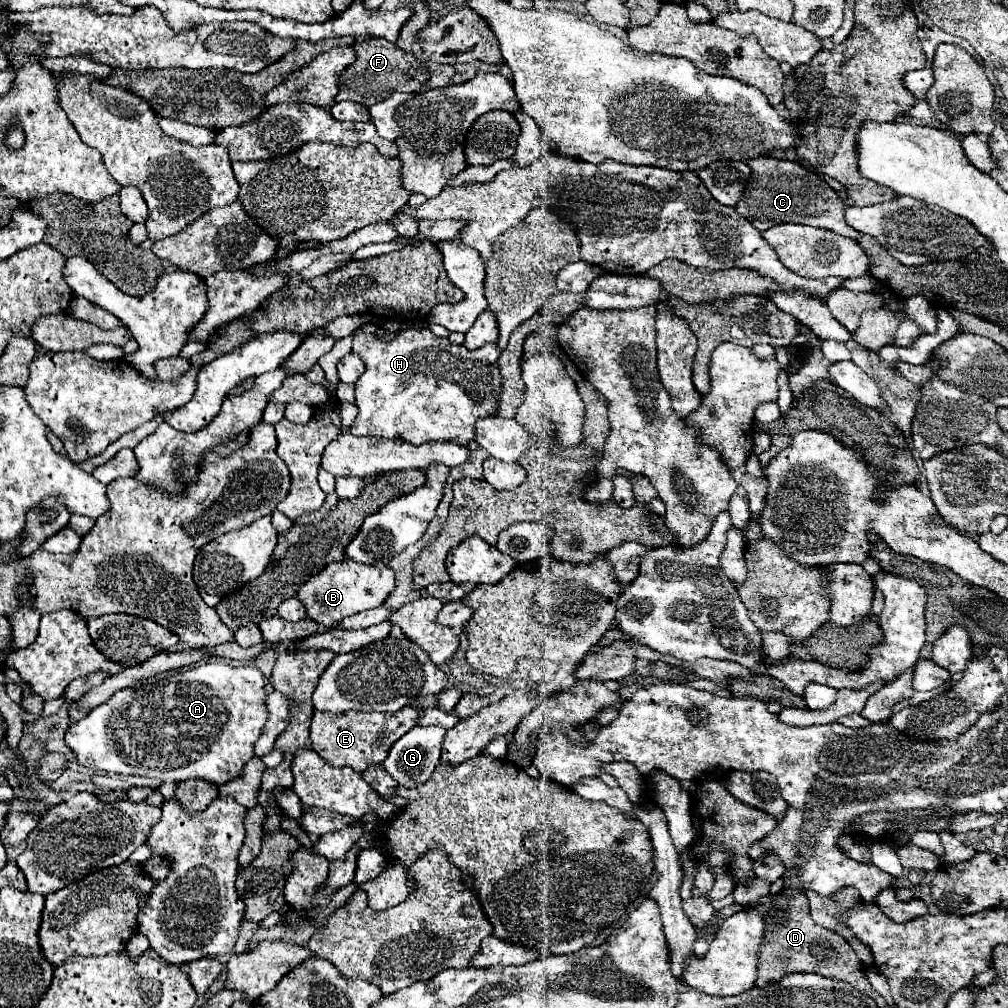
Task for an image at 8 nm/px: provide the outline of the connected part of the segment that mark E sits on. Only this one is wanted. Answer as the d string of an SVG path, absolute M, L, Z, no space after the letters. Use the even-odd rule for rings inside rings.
M404 705L404 709L398 709L396 713L324 713L324 711L314 711L312 725L310 725L310 741L312 749L320 753L328 763L334 767L352 767L358 773L364 773L370 765L378 765L386 759L388 749L416 725L416 717L420 717L420 709L414 705ZM384 731L386 739L382 745L376 743L376 735Z

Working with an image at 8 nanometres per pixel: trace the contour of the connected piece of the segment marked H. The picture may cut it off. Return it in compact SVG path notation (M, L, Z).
M408 327L404 331L400 331L392 341L380 341L380 337L376 335L368 335L368 333L360 333L356 331L354 337L354 347L352 351L358 353L366 365L366 371L360 375L360 379L356 381L356 405L360 409L354 425L350 427L350 431L354 435L374 435L374 437L386 437L386 439L404 439L408 443L414 445L422 445L428 441L454 441L458 445L466 445L468 441L474 439L474 423L482 417L494 417L496 409L498 409L498 395L502 391L502 377L500 377L500 369L498 369L498 357L500 357L500 349L498 345L484 345L482 349L476 351L468 351L464 345L454 345L450 339L440 339L436 337L428 327L424 329L416 329L416 327Z

